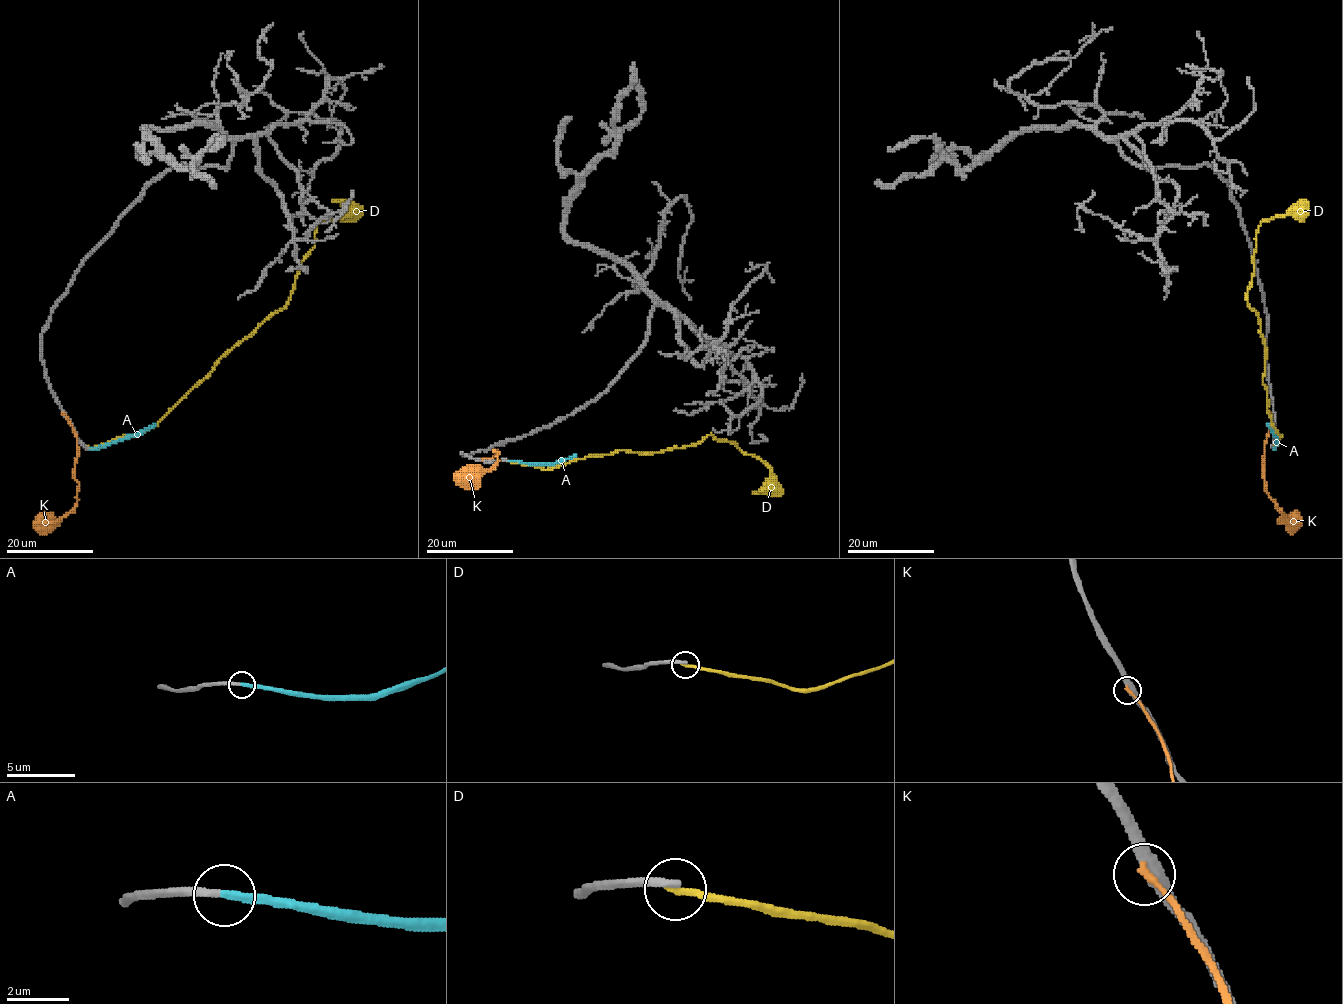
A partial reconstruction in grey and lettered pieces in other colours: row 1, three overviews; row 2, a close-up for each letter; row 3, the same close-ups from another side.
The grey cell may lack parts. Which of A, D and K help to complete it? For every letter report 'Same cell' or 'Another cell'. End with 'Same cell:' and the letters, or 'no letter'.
A: Same cell
D: Another cell
K: Another cell
Same cell: A

